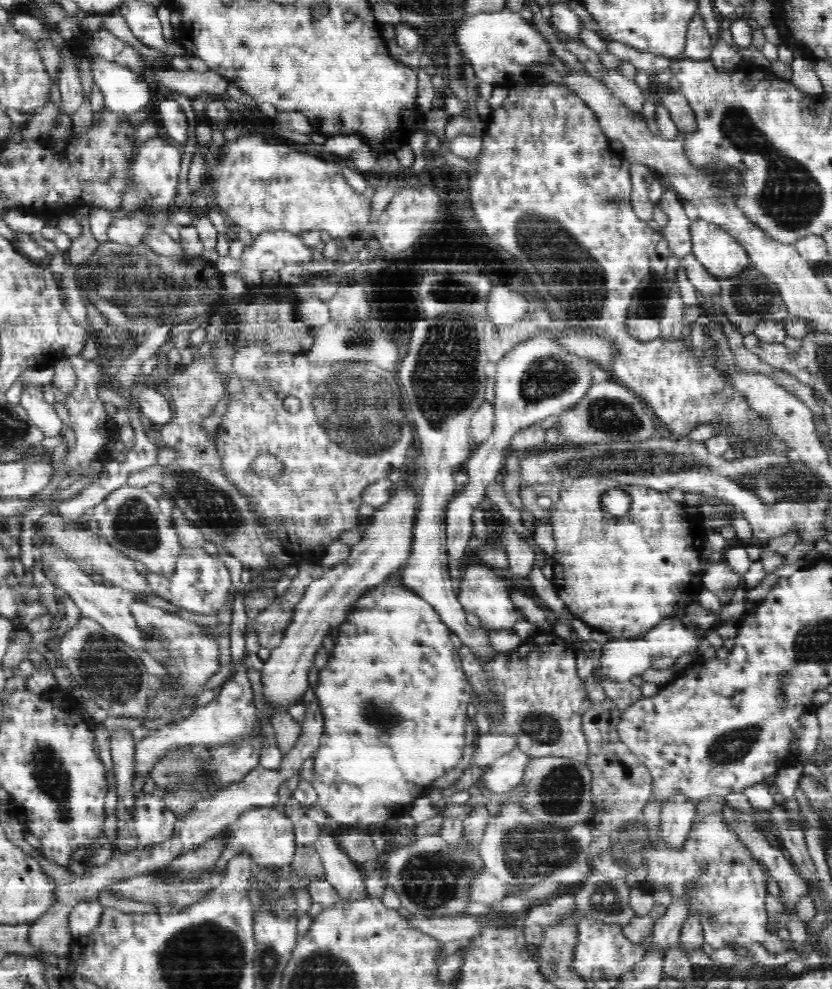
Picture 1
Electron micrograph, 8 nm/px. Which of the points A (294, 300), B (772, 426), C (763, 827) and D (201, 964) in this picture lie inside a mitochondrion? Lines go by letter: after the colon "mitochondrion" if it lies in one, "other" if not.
A: other
B: other
C: other
D: mitochondrion

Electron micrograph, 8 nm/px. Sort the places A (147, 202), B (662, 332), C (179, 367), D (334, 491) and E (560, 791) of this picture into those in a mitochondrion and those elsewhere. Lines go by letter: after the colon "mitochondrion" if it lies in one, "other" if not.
A: mitochondrion
B: other
C: other
D: other
E: mitochondrion

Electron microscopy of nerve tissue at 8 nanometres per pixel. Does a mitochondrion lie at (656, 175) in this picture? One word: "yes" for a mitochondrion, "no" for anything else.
no

